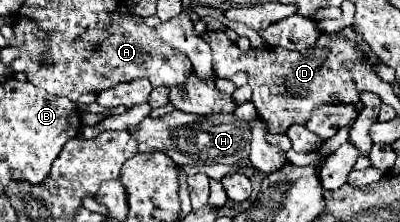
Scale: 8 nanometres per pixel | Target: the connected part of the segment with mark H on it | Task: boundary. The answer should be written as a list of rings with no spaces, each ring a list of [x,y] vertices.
[[[173,111],[163,117],[145,117],[137,131],[131,133],[137,141],[137,151],[163,151],[175,165],[215,165],[215,163],[239,163],[247,159],[247,147],[251,141],[249,123],[237,119],[233,113],[221,115],[193,115],[183,111]]]

